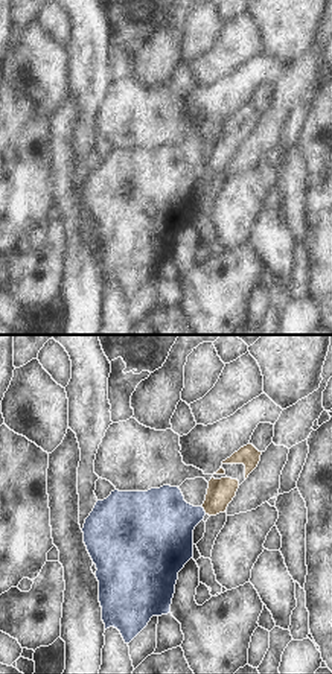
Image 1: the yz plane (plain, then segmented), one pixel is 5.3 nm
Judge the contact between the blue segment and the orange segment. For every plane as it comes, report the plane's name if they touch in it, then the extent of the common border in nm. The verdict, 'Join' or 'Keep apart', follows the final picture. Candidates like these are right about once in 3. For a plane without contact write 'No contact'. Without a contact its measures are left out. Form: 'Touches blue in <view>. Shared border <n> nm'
Touches blue in yz. Shared border 50 nm.

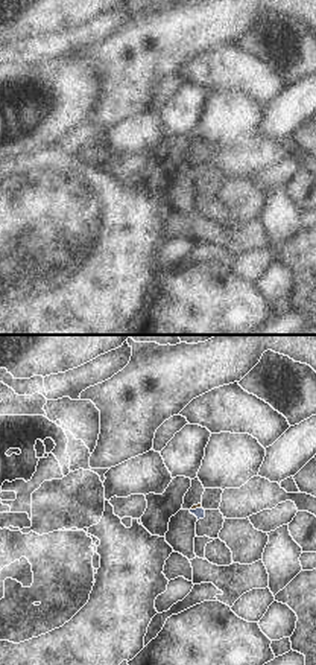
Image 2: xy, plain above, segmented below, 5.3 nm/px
Touches blue in xy. Shared border 70 nm.

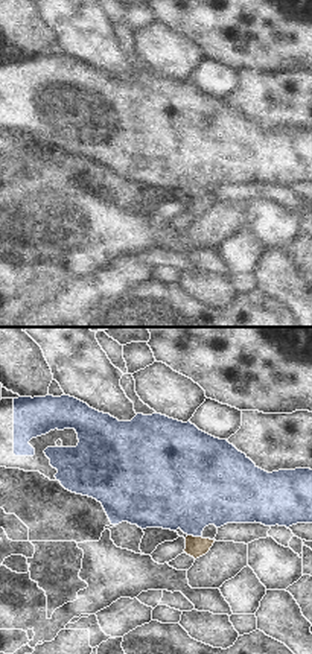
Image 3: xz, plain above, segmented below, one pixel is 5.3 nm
Touches blue in xz. Shared border 70 nm.

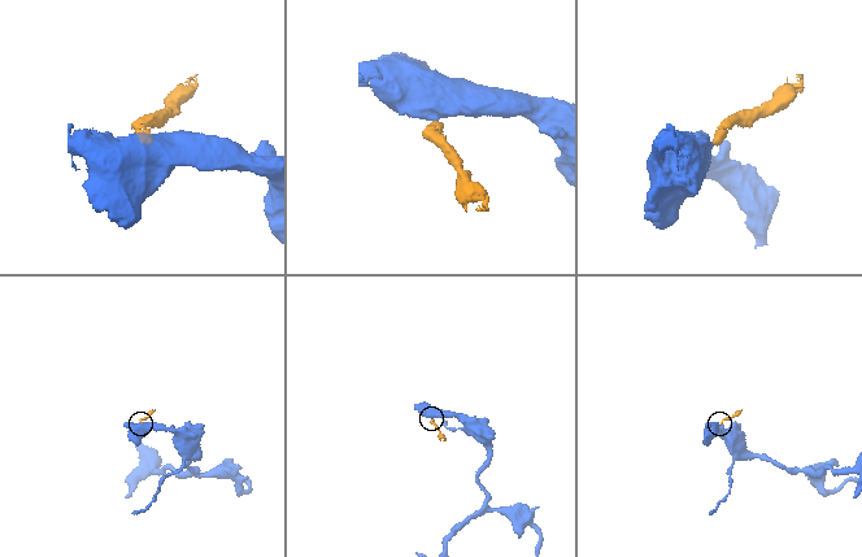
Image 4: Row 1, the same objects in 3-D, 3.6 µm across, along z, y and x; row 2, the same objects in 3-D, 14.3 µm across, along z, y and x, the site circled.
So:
Keep apart.

